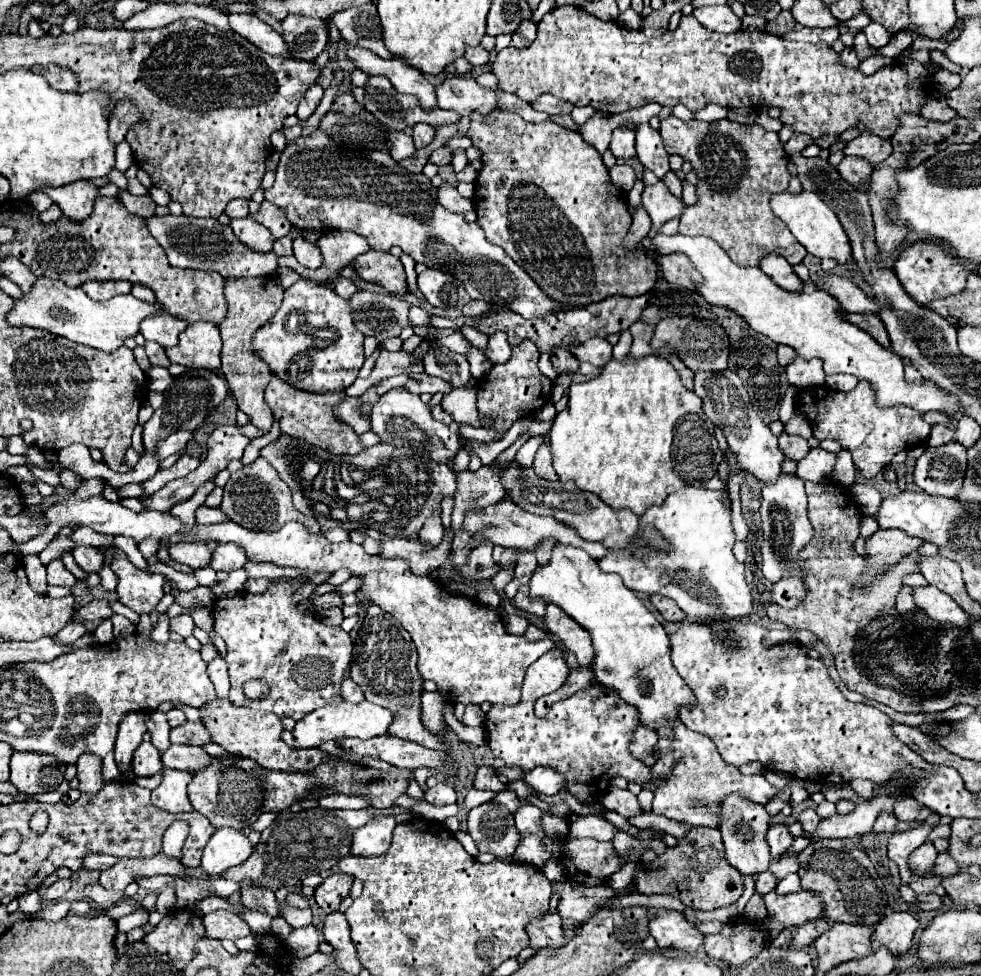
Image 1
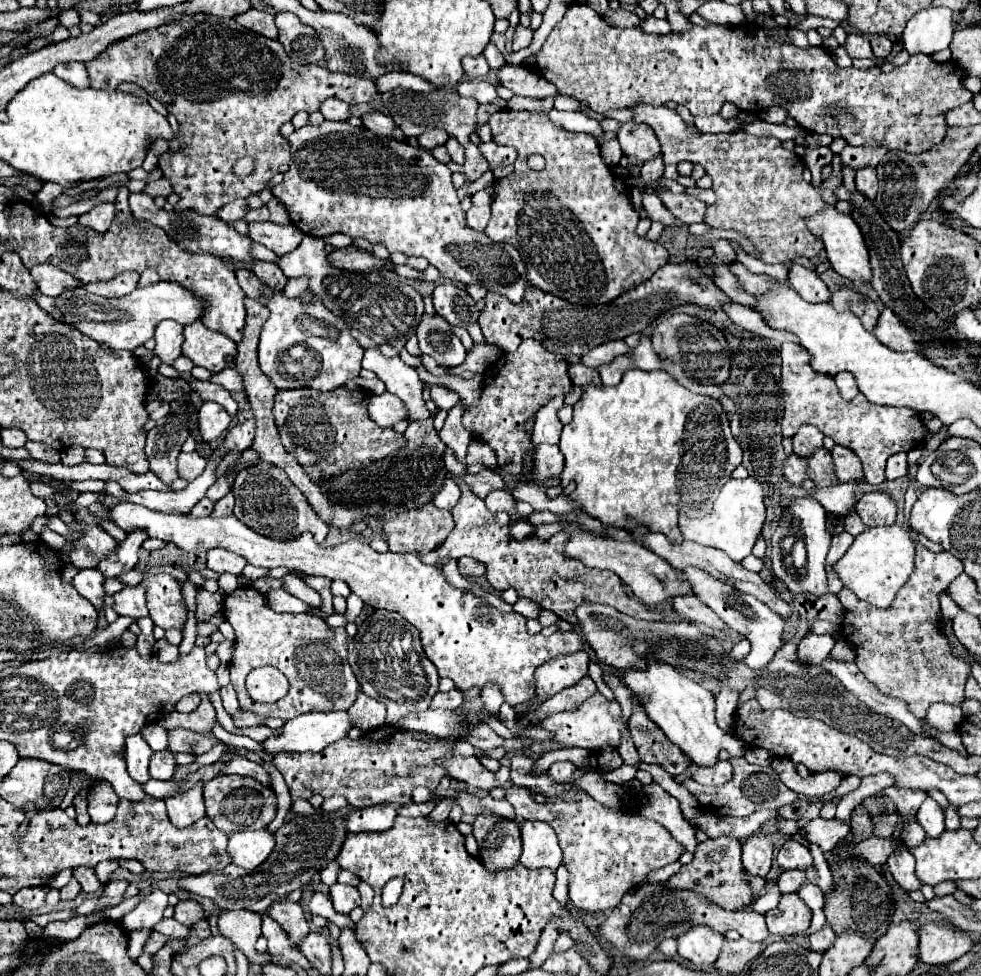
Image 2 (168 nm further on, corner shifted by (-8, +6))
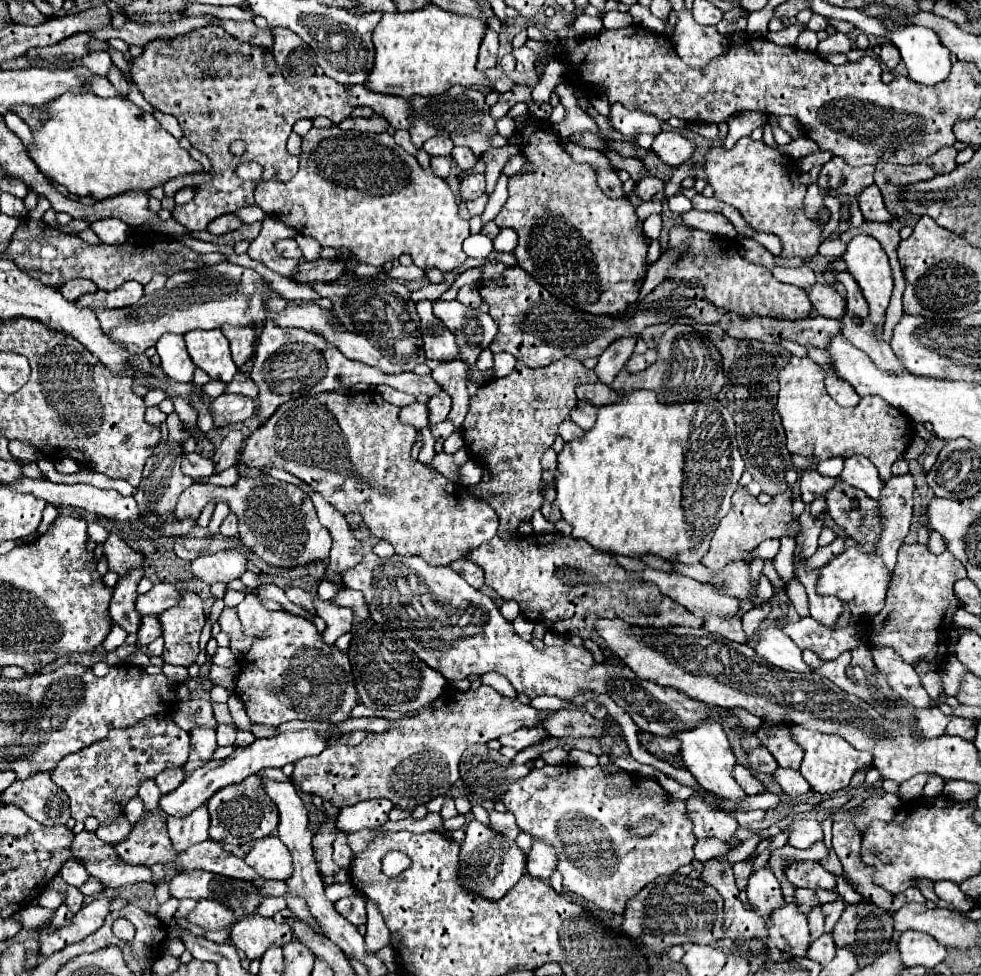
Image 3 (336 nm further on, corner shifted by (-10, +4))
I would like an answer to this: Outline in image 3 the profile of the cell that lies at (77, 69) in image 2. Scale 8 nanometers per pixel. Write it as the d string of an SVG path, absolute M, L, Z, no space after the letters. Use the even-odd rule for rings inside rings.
M95 76L95 78L91 78L91 90L97 94L97 96L101 96L101 98L111 98L111 96L121 96L113 86L111 86L111 82L105 78L105 76Z

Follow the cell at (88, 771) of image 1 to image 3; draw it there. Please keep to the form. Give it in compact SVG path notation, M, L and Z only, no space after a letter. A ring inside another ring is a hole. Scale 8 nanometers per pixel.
M119 816L113 824L107 826L99 826L99 830L95 832L99 840L103 840L105 844L119 844L119 840L125 840L127 834L131 832L131 824L125 816Z

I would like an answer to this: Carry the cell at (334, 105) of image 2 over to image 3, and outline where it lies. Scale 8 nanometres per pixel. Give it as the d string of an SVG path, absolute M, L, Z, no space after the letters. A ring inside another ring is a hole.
M377 114L371 118L347 118L339 124L343 130L359 130L359 132L387 132L389 122Z

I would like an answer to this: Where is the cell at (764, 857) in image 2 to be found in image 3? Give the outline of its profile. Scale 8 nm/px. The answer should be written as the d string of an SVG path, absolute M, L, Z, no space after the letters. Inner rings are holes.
M763 868L755 874L751 874L745 892L753 906L753 912L757 912L759 916L767 916L775 908L781 908L785 904L779 882L769 868Z

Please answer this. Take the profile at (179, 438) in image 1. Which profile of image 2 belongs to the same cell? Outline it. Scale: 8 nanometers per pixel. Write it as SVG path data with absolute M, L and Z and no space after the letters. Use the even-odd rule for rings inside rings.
M205 402L199 410L199 422L197 428L203 434L205 442L211 442L219 438L231 424L231 416L225 412L225 408L217 402Z

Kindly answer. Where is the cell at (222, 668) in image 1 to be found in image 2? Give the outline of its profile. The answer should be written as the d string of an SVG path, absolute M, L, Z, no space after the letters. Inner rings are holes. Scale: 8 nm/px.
M229 684L229 686L225 686L225 688L221 690L221 700L223 700L223 708L225 708L229 714L233 714L233 712L239 708L237 694L235 694L235 690L233 690L233 686L231 686L231 684Z

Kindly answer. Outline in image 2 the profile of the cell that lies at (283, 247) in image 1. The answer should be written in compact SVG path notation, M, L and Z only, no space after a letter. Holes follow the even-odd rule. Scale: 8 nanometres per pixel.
M305 236L295 252L281 256L279 268L287 278L307 276L309 290L321 296L325 306L335 316L345 318L349 326L361 330L377 344L393 344L397 350L401 350L407 338L415 334L423 318L423 298L411 284L403 282L401 276L387 270L371 270L371 272L337 270L329 262L329 254L325 252L323 238Z

